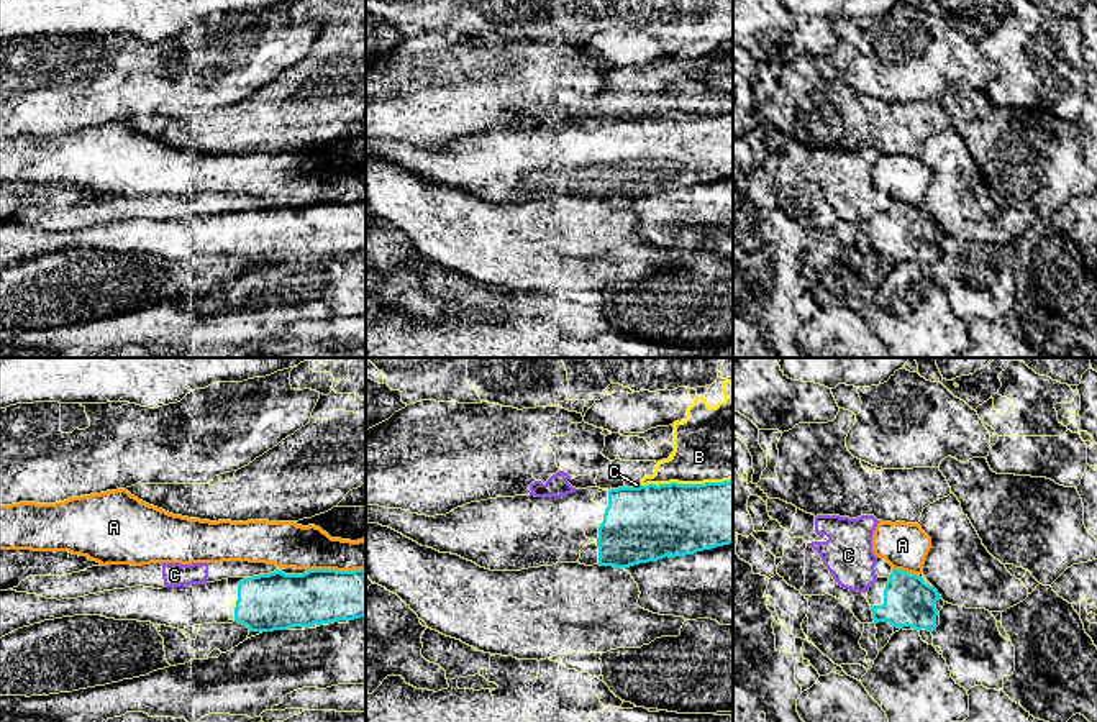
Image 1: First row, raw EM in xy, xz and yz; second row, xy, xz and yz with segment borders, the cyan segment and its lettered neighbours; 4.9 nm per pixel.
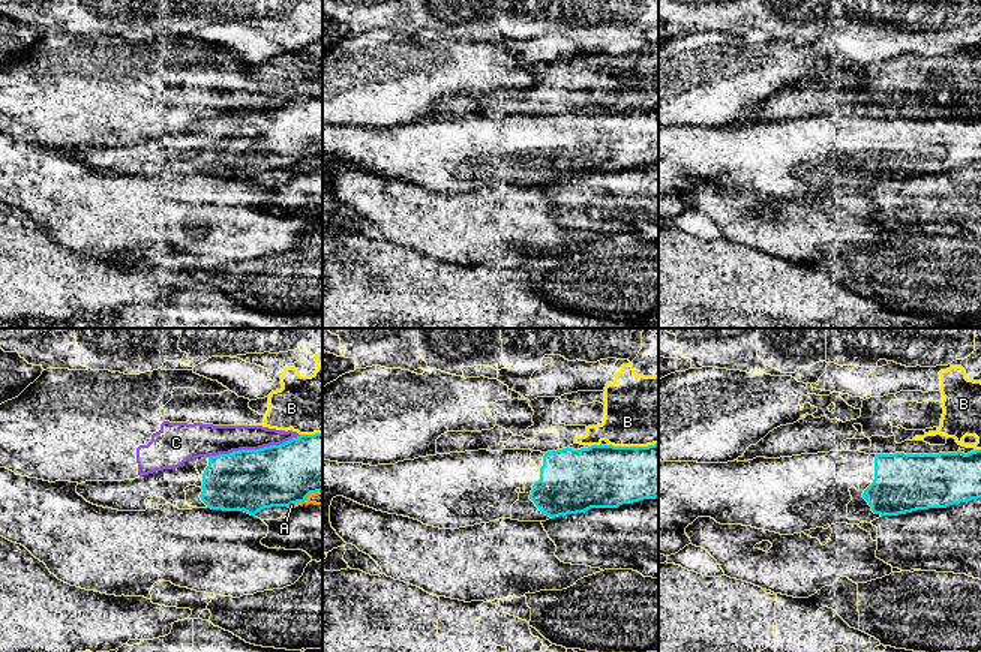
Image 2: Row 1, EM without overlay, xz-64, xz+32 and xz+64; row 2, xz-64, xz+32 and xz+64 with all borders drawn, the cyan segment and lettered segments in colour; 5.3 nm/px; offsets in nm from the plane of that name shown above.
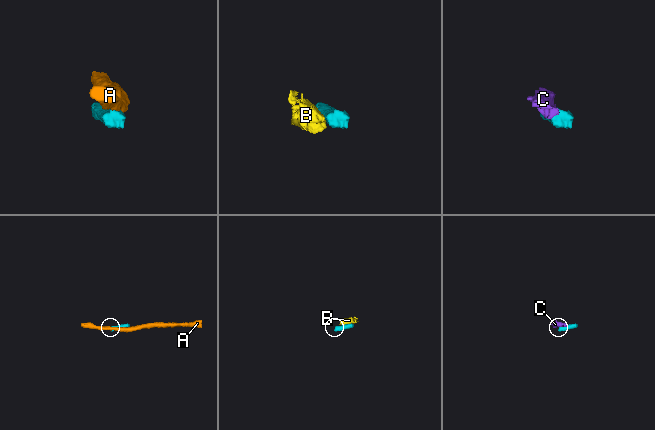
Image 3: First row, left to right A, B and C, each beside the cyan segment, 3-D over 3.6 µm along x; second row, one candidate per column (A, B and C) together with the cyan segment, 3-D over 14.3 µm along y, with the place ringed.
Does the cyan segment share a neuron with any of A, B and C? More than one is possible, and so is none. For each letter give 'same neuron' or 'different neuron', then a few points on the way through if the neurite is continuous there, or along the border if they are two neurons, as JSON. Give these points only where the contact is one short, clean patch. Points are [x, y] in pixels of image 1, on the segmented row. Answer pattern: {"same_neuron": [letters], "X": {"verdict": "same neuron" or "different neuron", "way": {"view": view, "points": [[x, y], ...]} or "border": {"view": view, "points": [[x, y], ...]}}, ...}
{"same_neuron": [], "A": {"verdict": "different neuron"}, "B": {"verdict": "different neuron"}, "C": {"verdict": "different neuron"}}

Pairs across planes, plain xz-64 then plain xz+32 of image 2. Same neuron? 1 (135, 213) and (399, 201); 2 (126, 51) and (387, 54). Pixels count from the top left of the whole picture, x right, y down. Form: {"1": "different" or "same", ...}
{"1": "same", "2": "same"}

